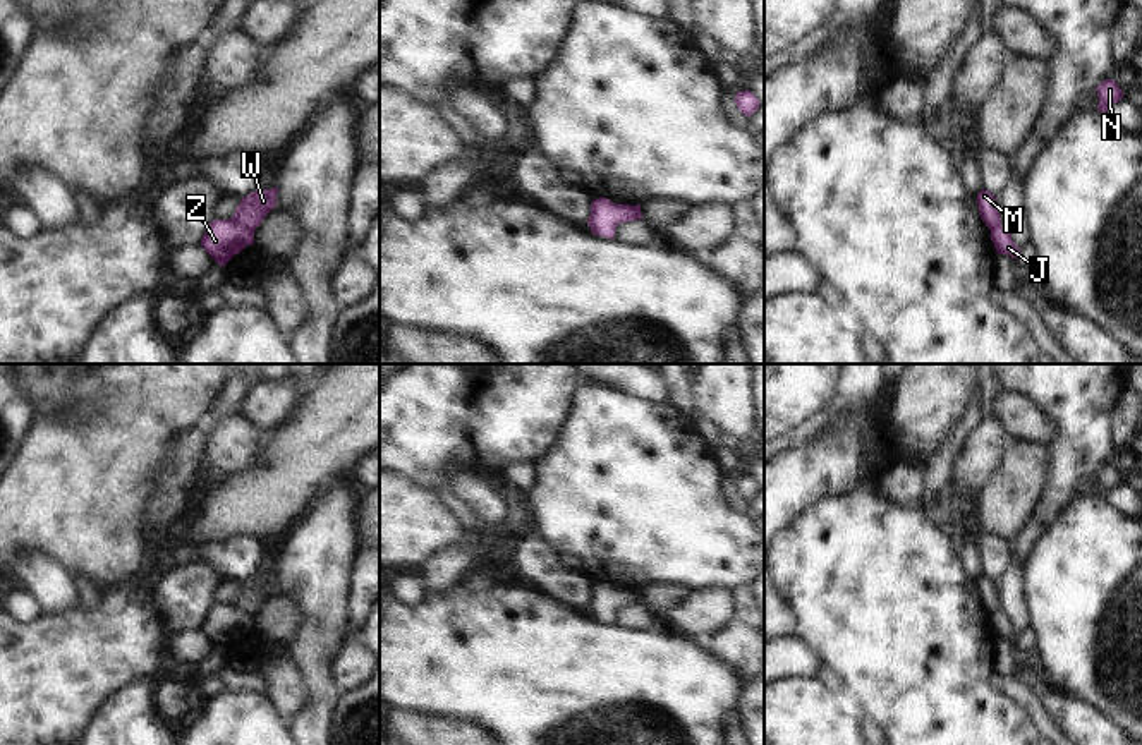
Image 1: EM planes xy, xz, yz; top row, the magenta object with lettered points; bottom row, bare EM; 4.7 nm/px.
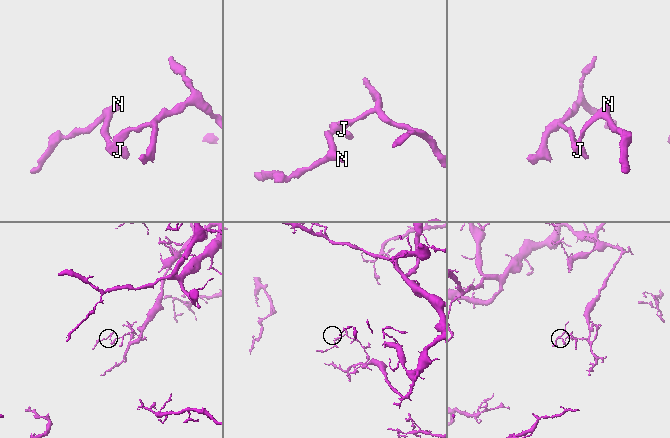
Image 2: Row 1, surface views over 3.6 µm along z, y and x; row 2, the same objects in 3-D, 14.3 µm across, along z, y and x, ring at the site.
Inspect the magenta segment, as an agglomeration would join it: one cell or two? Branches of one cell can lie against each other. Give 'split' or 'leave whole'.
split

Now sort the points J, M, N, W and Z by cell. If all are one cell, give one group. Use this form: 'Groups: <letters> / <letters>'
Groups: J N Z / M W

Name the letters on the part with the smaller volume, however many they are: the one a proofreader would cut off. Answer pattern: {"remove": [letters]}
{"remove": ["J", "N", "Z"]}

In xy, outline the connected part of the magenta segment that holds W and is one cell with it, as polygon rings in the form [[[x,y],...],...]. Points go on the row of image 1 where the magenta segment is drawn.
[[[278,187],[266,191],[256,189],[249,196],[242,197],[230,221],[254,232],[261,225],[264,216],[275,208],[276,194]]]

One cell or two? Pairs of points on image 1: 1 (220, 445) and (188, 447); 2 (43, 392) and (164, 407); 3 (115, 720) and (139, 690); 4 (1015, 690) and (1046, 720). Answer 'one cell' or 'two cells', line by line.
1: two cells
2: two cells
3: one cell
4: one cell

